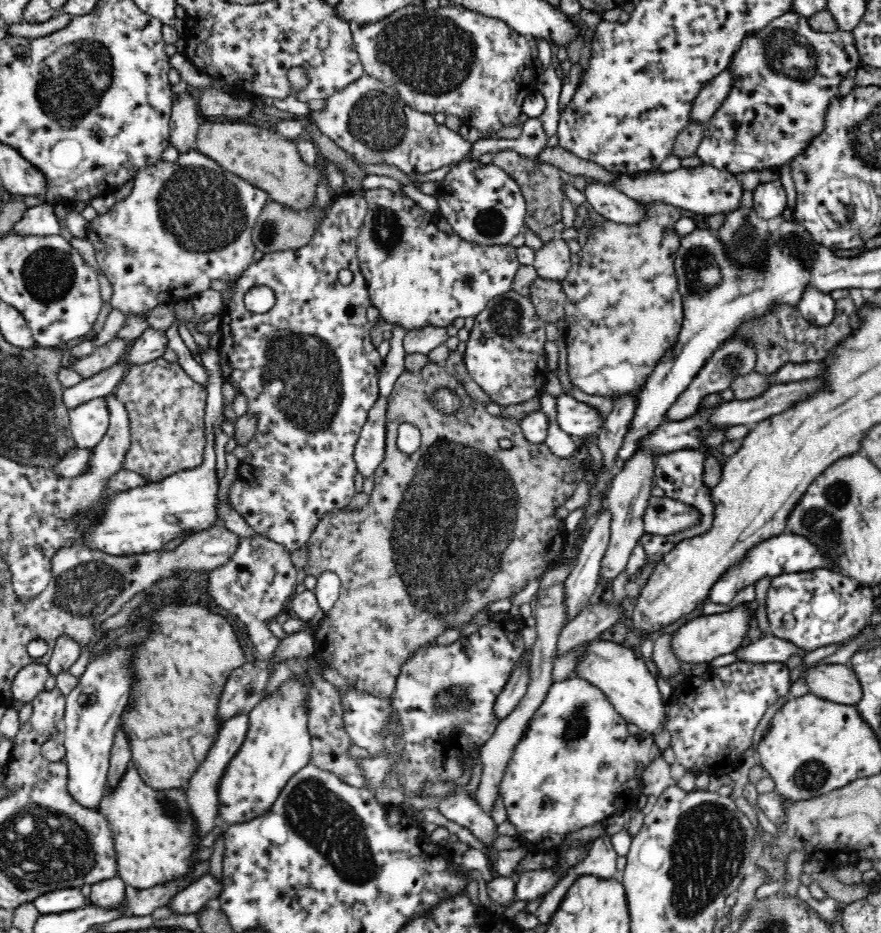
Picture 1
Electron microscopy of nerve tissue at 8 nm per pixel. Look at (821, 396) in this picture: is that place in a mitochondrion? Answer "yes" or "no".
no

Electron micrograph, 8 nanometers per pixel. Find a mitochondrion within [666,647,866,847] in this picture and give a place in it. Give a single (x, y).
(809, 776)

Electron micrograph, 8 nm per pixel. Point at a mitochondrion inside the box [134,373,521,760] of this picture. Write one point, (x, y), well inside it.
(444, 538)

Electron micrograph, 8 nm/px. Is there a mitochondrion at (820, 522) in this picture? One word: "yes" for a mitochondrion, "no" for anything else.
yes

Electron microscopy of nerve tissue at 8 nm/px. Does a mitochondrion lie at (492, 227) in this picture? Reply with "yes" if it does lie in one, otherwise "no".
yes

